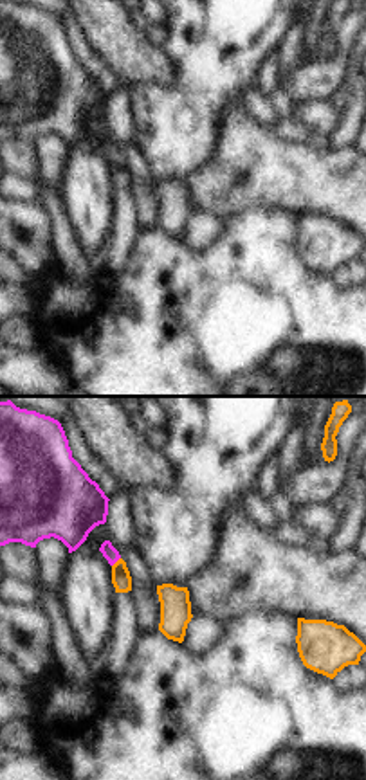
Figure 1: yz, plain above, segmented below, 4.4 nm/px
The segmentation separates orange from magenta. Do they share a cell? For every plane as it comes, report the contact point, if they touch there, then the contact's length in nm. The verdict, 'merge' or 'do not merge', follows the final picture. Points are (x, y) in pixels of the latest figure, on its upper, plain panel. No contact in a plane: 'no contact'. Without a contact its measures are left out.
meets orange at (116, 159); contact 60 nm long

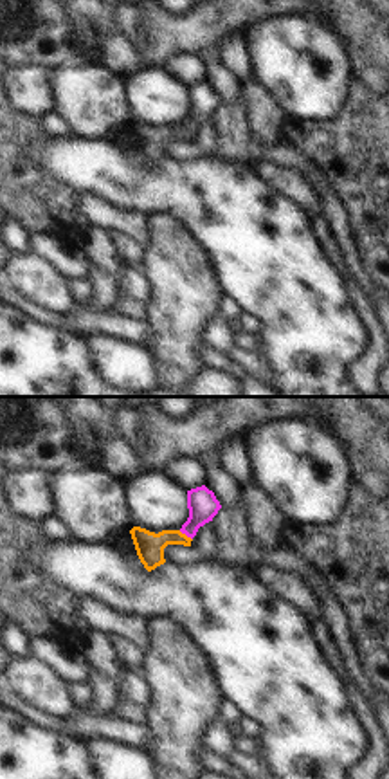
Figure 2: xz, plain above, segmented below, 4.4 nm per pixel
meets orange at (184, 130); contact 80 nm long

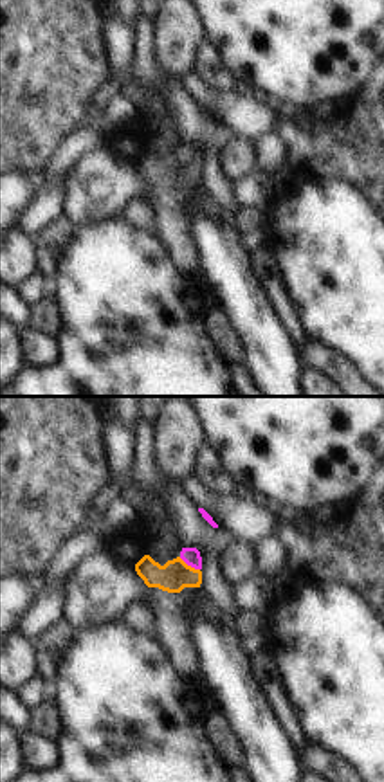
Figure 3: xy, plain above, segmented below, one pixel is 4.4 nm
meets orange at (190, 163); contact 110 nm long

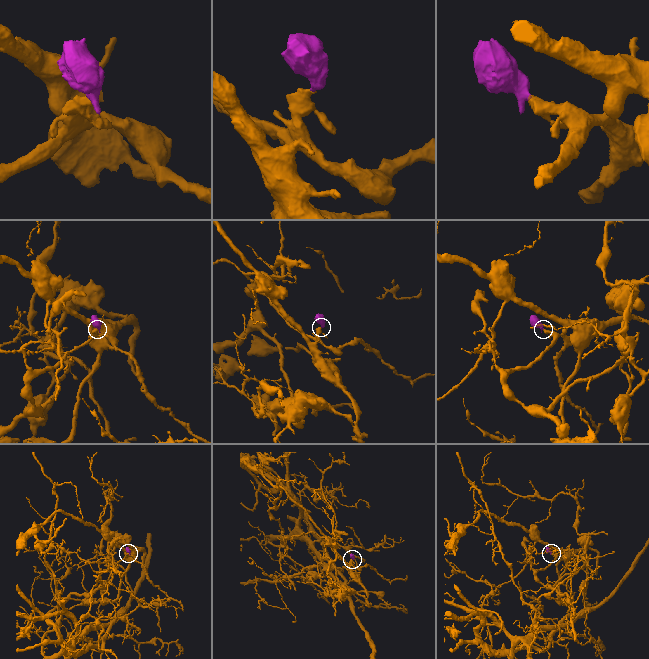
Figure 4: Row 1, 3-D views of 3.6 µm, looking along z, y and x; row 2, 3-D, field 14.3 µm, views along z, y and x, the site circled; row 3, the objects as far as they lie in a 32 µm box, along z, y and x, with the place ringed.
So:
merge

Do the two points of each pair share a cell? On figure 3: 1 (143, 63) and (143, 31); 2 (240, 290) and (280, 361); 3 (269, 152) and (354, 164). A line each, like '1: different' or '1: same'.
1: same
2: same
3: different

